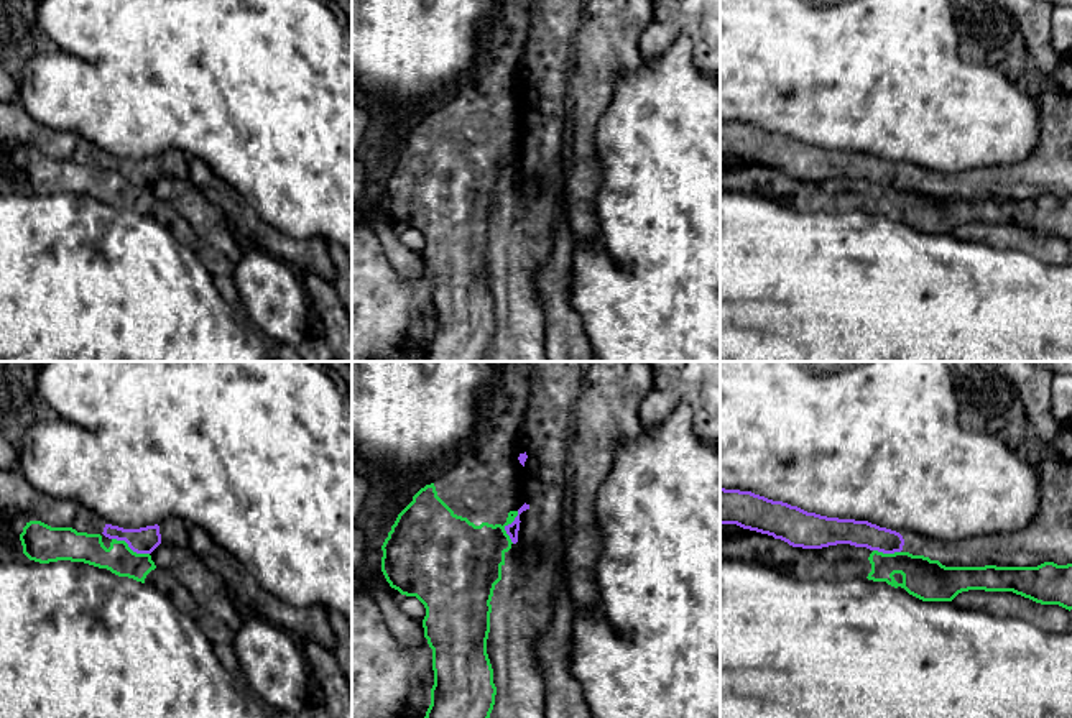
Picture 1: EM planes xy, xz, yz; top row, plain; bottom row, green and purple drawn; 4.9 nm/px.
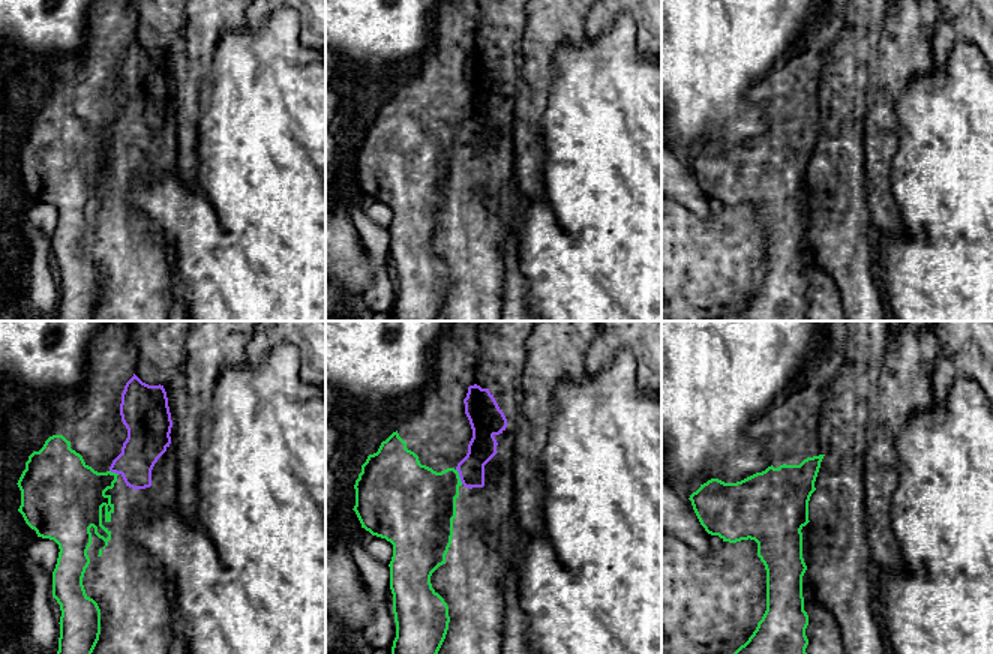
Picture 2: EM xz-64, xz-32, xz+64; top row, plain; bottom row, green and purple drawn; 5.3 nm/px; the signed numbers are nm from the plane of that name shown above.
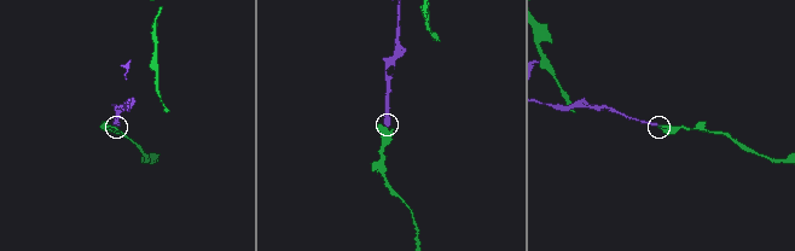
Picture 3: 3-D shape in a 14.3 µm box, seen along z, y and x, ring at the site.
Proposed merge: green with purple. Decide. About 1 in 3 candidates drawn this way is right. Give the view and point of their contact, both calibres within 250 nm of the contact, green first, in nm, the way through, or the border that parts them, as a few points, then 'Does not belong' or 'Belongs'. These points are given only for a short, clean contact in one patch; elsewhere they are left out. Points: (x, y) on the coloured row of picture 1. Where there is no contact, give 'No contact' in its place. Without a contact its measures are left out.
Touches green at xy (129, 547). Thickness 150 nm (green) against 130 nm. Boundary: xy (112, 538), (122, 539), (137, 552), (148, 554). Does not belong

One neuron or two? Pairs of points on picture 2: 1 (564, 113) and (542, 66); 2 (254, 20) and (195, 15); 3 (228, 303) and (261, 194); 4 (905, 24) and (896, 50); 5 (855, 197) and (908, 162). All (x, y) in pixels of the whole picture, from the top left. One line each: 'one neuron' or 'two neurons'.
1: two neurons
2: two neurons
3: one neuron
4: one neuron
5: two neurons

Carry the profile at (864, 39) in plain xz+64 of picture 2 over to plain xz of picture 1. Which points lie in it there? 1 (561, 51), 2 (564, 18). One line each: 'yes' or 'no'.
1: yes
2: yes

